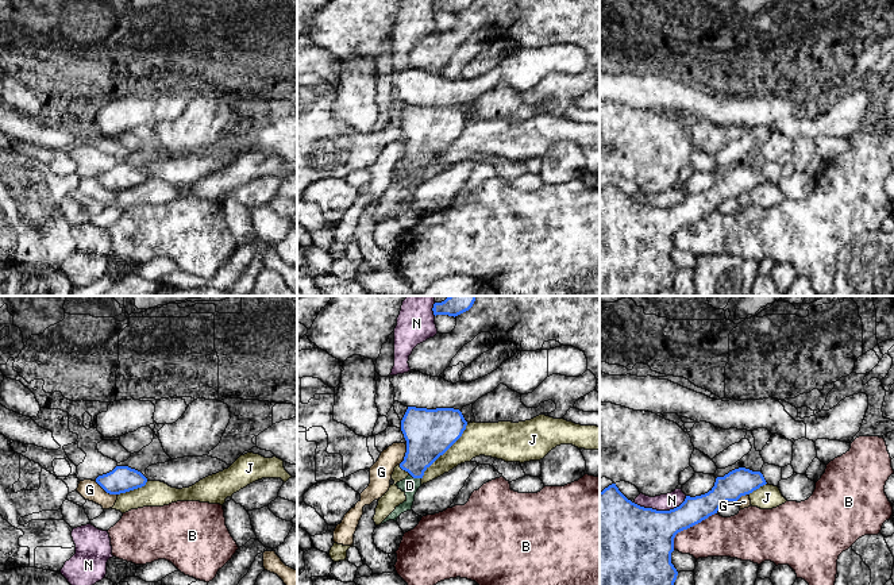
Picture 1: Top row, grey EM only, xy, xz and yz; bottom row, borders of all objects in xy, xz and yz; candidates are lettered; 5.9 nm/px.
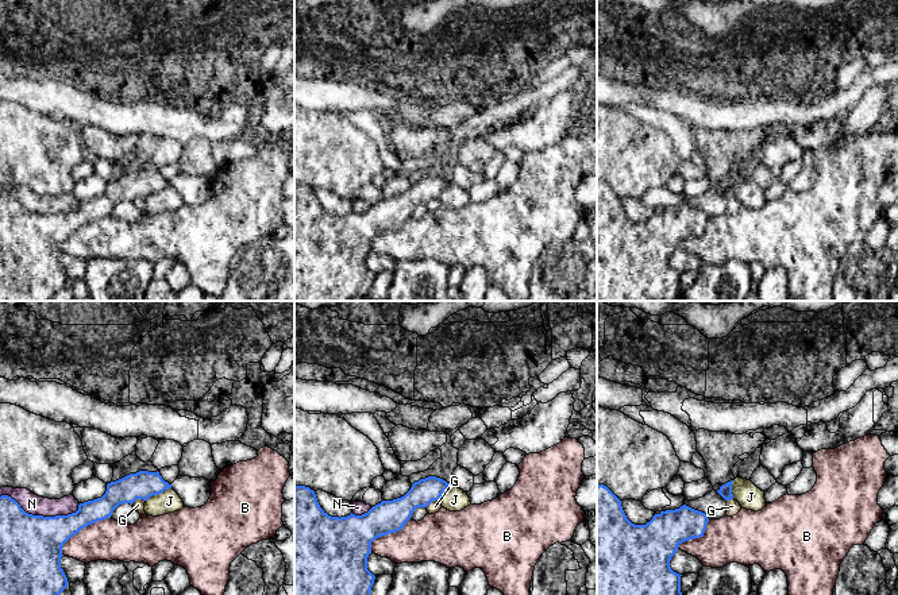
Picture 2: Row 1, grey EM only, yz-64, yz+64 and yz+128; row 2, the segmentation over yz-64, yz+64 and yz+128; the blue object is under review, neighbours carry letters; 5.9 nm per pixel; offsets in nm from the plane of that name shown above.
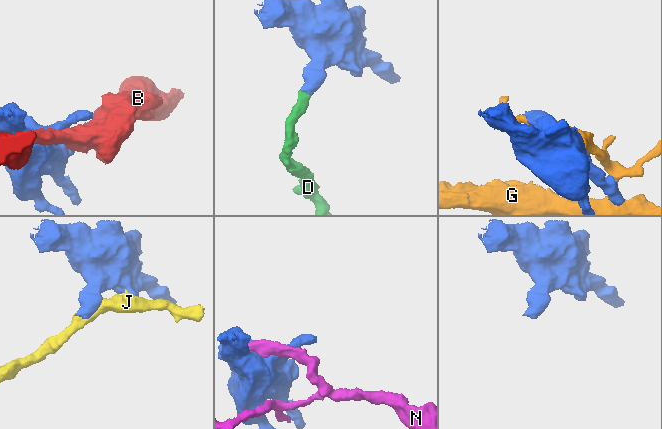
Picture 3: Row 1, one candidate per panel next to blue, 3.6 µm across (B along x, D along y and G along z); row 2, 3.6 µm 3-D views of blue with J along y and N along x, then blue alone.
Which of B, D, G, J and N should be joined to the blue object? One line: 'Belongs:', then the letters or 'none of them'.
Belongs: D

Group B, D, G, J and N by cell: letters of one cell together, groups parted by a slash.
B / D / G / J / N

